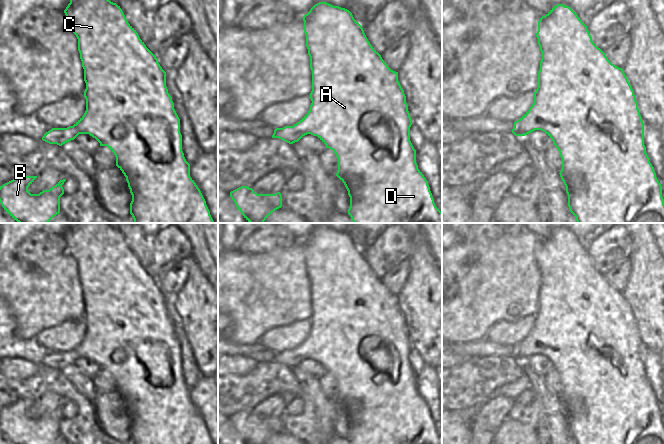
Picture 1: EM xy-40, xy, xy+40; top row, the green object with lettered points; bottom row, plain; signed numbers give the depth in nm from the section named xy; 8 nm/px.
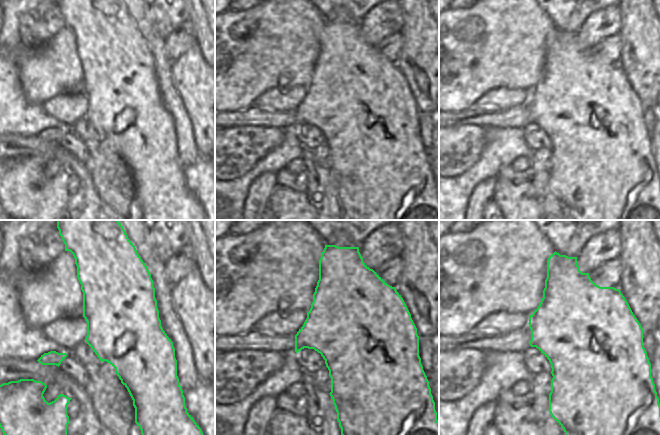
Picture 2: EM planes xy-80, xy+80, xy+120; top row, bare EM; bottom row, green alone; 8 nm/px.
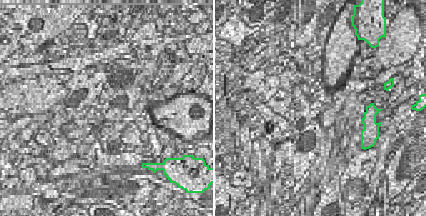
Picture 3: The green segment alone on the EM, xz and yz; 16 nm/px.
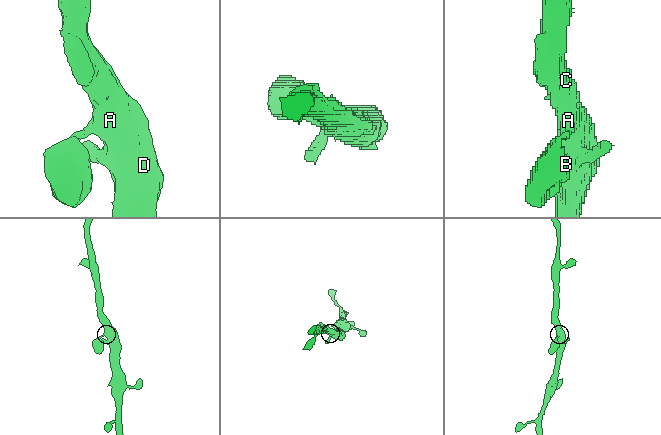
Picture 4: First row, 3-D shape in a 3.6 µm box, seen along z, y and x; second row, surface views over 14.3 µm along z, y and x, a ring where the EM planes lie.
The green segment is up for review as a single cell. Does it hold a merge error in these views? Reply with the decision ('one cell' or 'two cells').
one cell

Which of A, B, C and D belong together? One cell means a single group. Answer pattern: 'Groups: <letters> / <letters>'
Groups: A B C D.

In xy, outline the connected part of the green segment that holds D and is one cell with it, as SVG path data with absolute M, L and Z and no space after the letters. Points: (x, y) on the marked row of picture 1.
M327 2L315 4L310 11L303 16L304 33L306 35L306 47L310 57L310 69L312 71L312 101L308 113L293 126L276 128L272 138L279 138L289 144L298 142L303 136L311 134L317 136L325 145L334 151L338 159L338 171L336 176L344 183L350 197L348 214L353 223L442 223L442 212L436 207L428 181L418 169L416 163L416 150L410 141L410 127L412 119L408 111L406 96L398 81L398 72L391 70L381 55L368 41L363 28L354 19L352 13L339 6L333 6Z

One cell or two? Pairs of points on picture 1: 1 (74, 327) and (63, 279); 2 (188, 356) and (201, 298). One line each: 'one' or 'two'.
1: two
2: two

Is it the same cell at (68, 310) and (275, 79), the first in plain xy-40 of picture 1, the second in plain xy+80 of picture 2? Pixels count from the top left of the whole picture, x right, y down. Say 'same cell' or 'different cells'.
same cell

